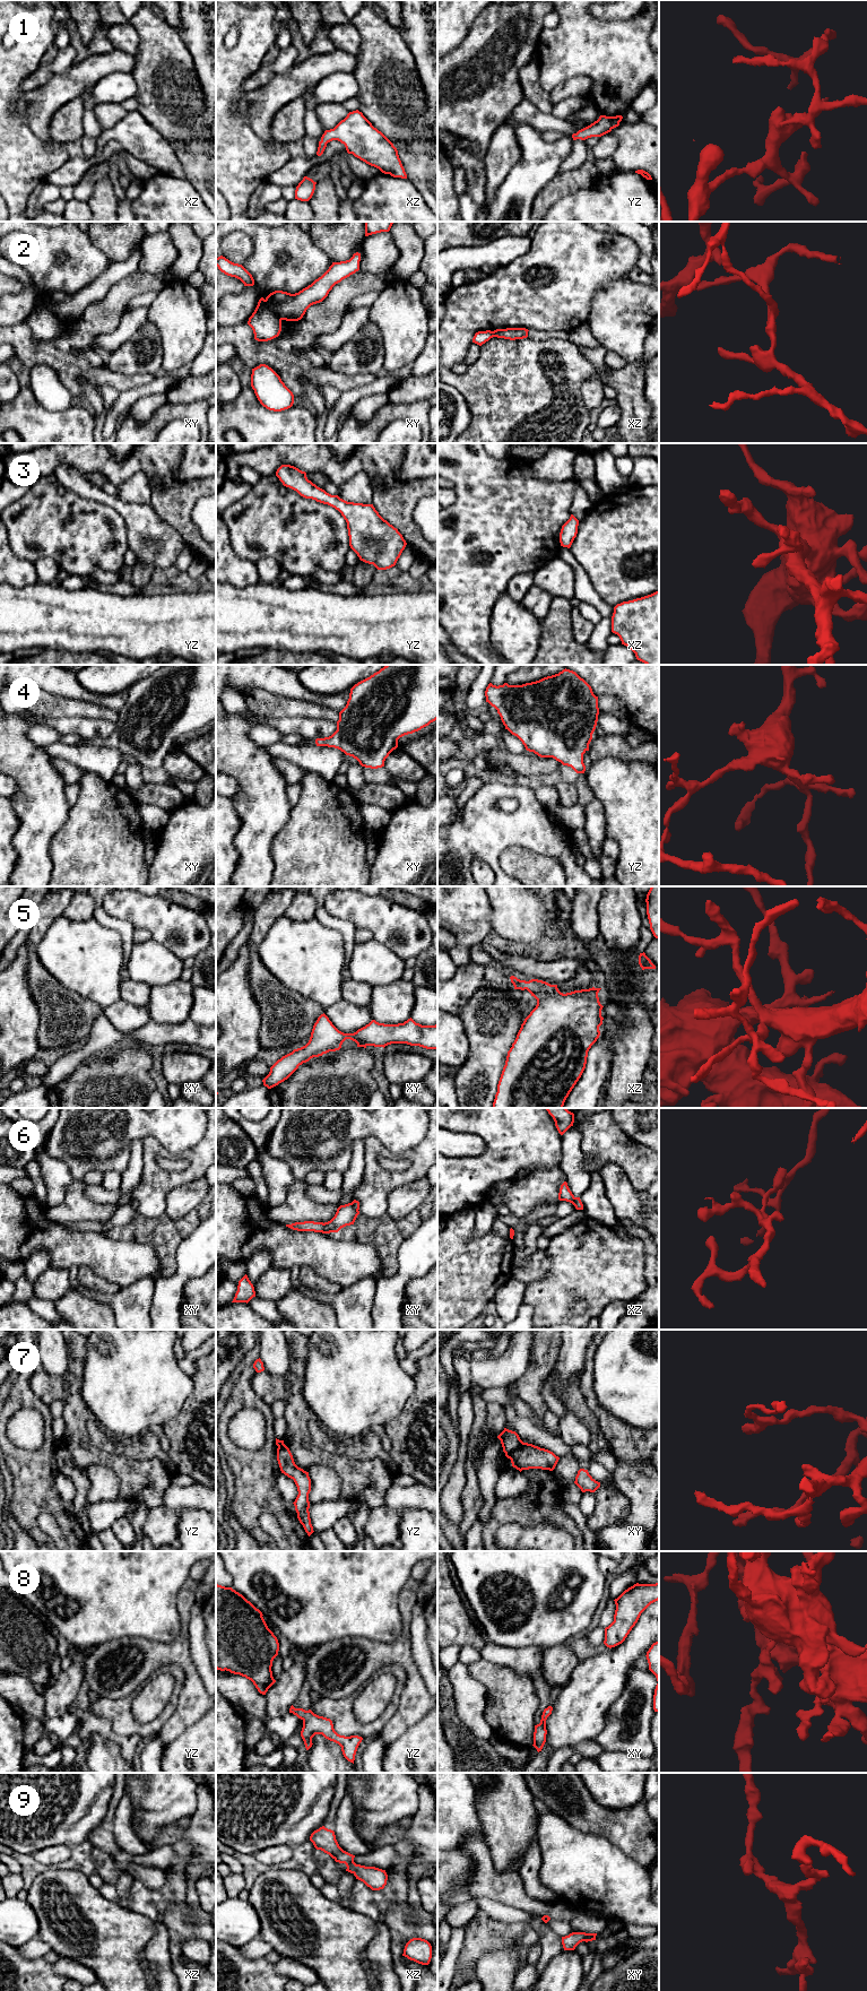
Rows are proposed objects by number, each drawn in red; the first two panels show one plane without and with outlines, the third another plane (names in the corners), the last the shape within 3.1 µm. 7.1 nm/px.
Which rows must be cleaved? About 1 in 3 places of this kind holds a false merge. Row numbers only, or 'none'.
2, 6, 7

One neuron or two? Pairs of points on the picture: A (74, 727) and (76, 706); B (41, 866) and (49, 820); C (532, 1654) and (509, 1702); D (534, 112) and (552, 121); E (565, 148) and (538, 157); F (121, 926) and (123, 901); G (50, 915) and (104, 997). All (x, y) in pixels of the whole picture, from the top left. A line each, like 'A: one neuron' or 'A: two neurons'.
A: two neurons
B: one neuron
C: two neurons
D: one neuron
E: one neuron
F: two neurons
G: two neurons

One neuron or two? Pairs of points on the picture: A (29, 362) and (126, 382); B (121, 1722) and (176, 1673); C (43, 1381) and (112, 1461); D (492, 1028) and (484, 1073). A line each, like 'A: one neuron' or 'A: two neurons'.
A: one neuron
B: one neuron
C: one neuron
D: one neuron

